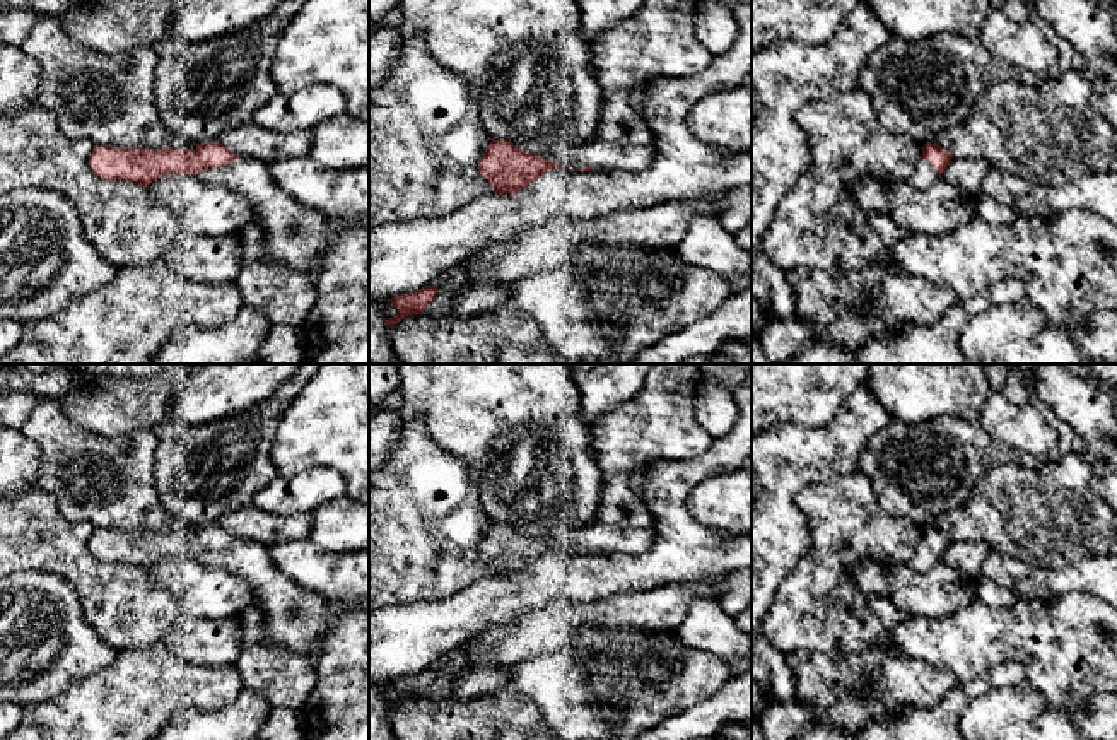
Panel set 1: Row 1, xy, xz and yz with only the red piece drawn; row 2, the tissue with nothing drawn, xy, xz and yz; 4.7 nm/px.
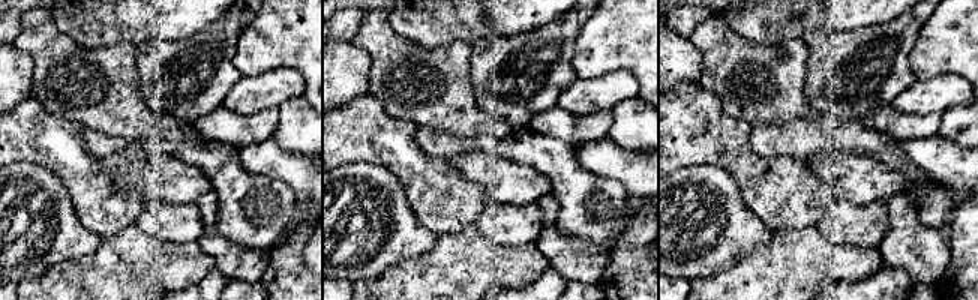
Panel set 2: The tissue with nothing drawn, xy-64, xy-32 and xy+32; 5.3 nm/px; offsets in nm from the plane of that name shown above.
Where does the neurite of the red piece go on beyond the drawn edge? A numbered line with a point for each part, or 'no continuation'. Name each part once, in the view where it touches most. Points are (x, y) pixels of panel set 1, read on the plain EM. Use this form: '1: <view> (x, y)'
1: xy (296, 619)

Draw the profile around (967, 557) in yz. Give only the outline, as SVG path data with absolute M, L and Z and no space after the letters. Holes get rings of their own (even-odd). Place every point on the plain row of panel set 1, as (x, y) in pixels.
M984 540L951 542L941 561L958 571L965 579L980 578L980 567L992 549Z

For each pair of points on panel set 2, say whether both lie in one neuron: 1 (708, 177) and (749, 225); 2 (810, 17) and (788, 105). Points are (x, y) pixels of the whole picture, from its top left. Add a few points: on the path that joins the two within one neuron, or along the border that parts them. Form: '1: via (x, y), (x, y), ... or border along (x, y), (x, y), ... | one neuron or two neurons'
1: via (720, 188), (728, 194), (728, 204), (737, 213) | one neuron
2: border along (801, 38), (788, 38), (767, 45) | two neurons

